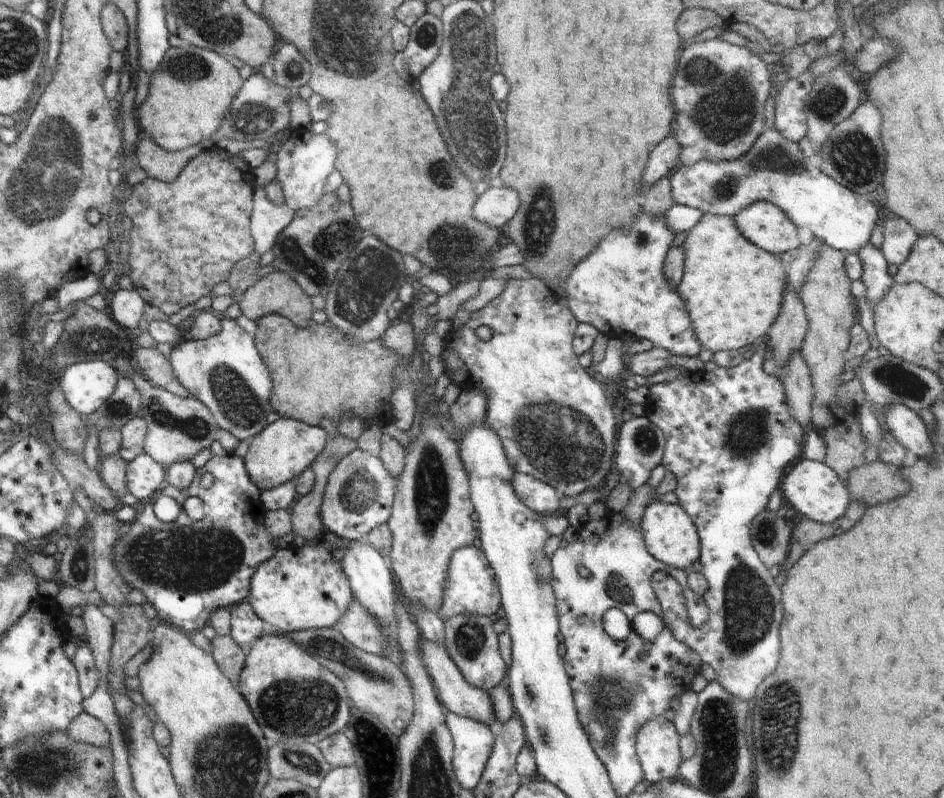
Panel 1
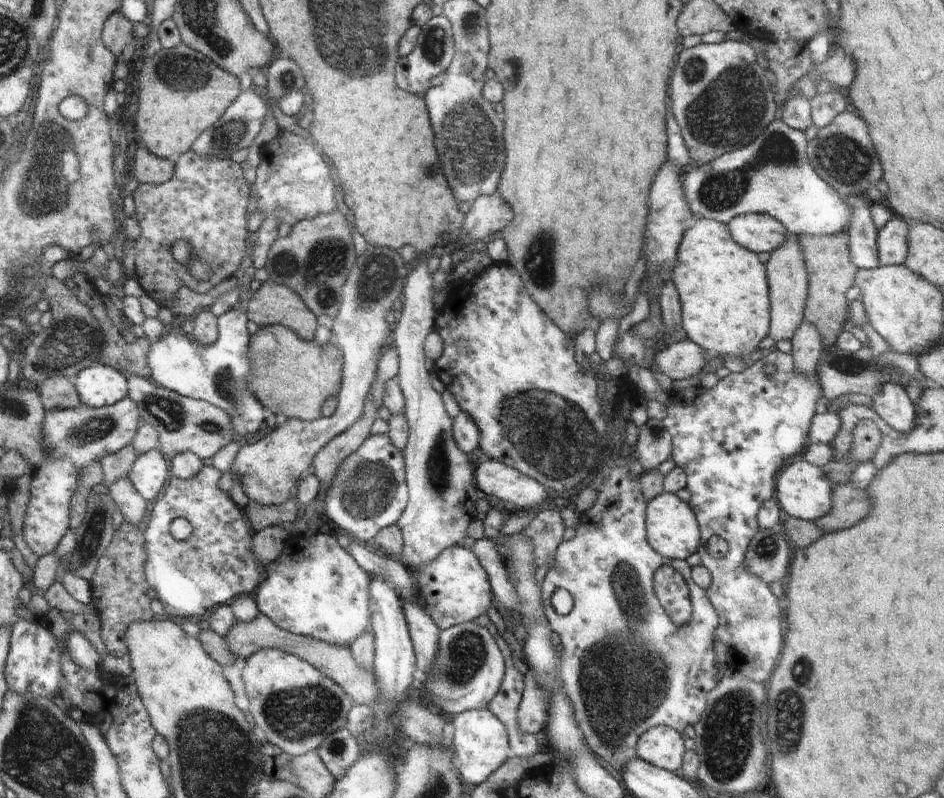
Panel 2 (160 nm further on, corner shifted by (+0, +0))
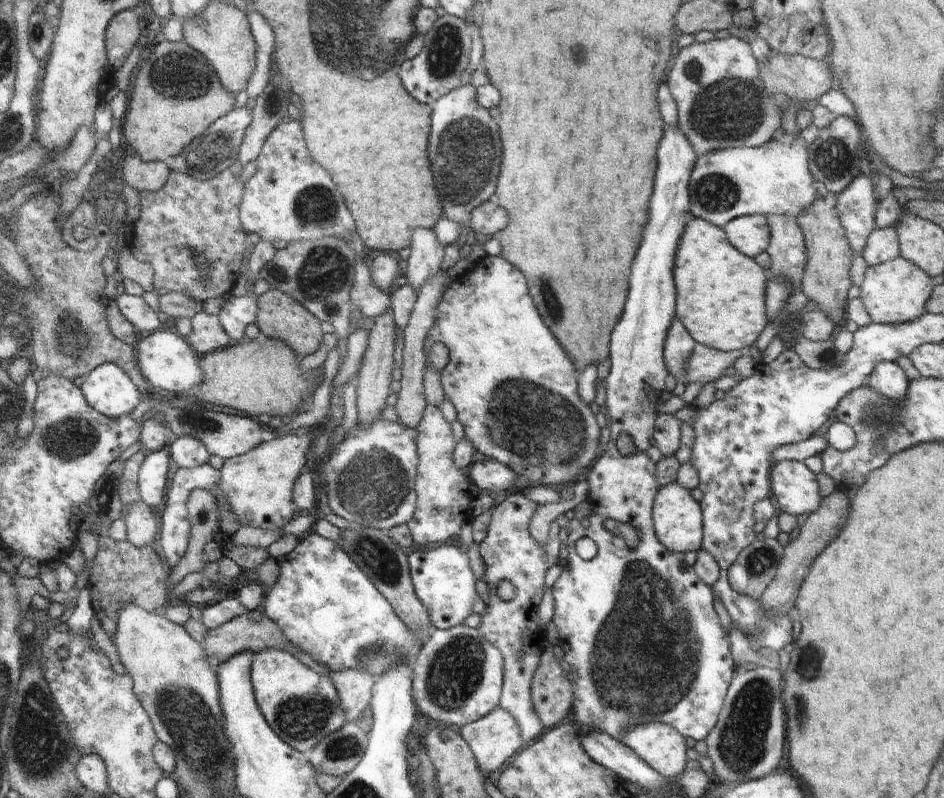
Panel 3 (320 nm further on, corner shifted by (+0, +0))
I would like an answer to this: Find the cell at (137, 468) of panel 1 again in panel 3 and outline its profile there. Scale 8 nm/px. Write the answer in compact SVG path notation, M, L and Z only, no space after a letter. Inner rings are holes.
M164 449L146 453L138 472L142 501L153 511L164 502L170 458Z

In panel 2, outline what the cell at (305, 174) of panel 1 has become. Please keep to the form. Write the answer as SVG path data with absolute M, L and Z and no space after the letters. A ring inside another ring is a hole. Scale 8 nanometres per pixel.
M281 131L271 142L268 142L268 156L263 158L256 171L256 181L252 189L258 198L258 207L262 214L273 215L279 223L294 225L308 218L316 218L320 214L328 214L336 210L334 190L336 184L330 176L330 163L312 146L292 132Z

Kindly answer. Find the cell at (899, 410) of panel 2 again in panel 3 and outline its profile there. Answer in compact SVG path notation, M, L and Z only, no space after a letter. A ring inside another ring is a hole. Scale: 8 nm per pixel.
M882 361L878 362L869 374L867 385L876 389L882 396L900 402L905 397L909 380L898 363Z

